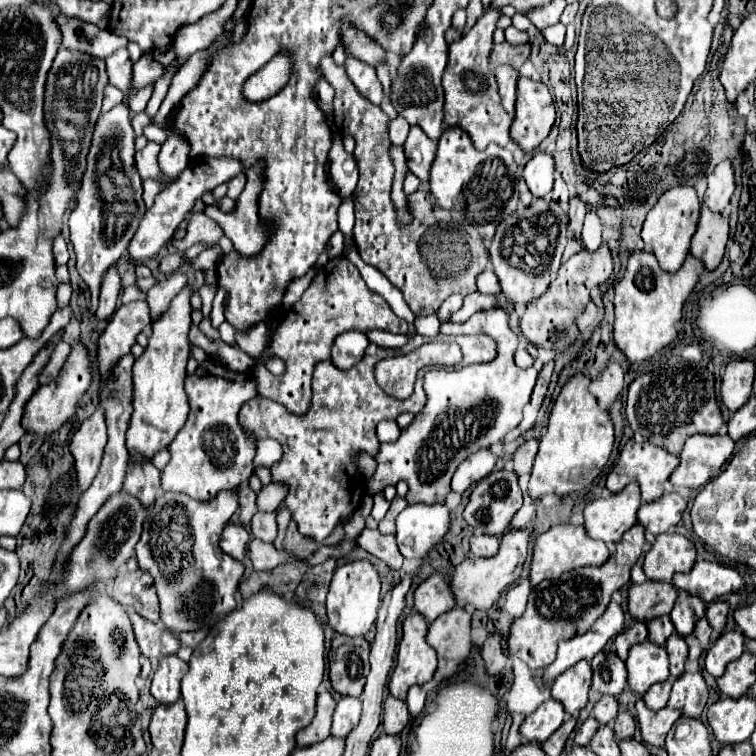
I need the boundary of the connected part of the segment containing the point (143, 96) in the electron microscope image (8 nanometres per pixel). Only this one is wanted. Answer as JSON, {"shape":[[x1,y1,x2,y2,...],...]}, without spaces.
{"shape":[[146,86,144,90,130,94,130,102,128,102,130,104,130,112,132,114,140,114,146,108,146,102,150,100,150,94,152,94,152,86]]}

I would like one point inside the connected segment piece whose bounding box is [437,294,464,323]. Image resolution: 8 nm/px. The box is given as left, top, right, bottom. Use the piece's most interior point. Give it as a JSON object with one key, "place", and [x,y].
{"place":[455,302]}

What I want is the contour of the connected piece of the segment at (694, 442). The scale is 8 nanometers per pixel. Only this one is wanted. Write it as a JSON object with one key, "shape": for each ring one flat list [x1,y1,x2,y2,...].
{"shape":[[694,434,690,440,686,440,680,454,680,466,670,476,670,482,676,488,700,488,720,472,732,452,734,442,728,434]]}

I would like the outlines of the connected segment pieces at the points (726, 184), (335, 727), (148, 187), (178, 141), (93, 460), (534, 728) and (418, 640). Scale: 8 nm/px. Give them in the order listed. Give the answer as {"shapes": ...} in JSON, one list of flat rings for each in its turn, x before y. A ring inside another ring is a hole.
{"shapes":[[[724,160,708,176,708,190,702,198,702,204,714,212,724,212,734,194,734,172,730,160]],[[342,696,340,702,336,704,334,716,332,716,332,736,348,736,350,730,358,724,360,720,360,708,362,702,352,696]],[[144,180,144,202,146,202,146,208,152,206,154,202,154,196,162,190,162,182,156,182,156,180]],[[177,133,169,134,160,150,160,168,168,178,178,176,190,162,190,145,187,140]],[[98,408,88,420,82,422,70,444,80,494,86,492,86,488,90,488,90,484,94,482,94,476,98,474,100,468,104,446,106,446,106,424,102,408]],[[546,700,542,702,530,716,524,718,520,726,520,734,528,742,544,742,548,740,564,722,564,708,558,704,558,700]],[[412,612,402,622,402,638,396,654,396,668,390,676,388,690,394,698,406,700,406,692,414,684,426,684,432,680,438,664,436,652,426,642,428,622,422,614]]]}

